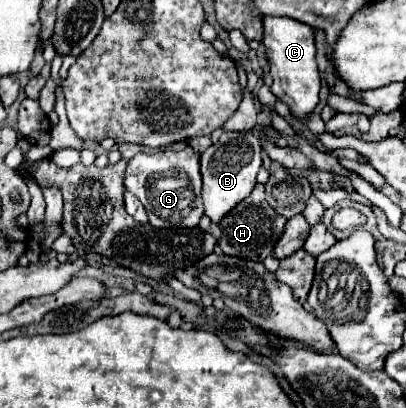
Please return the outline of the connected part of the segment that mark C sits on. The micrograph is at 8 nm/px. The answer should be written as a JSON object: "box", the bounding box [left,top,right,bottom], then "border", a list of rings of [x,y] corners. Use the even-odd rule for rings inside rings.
{"box":[263,16,321,118],"border":[[[265,16],[263,18],[263,46],[271,66],[273,76],[273,94],[289,104],[291,114],[303,118],[307,116],[319,102],[321,78],[315,62],[315,36],[309,24],[301,24],[299,20],[289,20],[289,16]]]}

